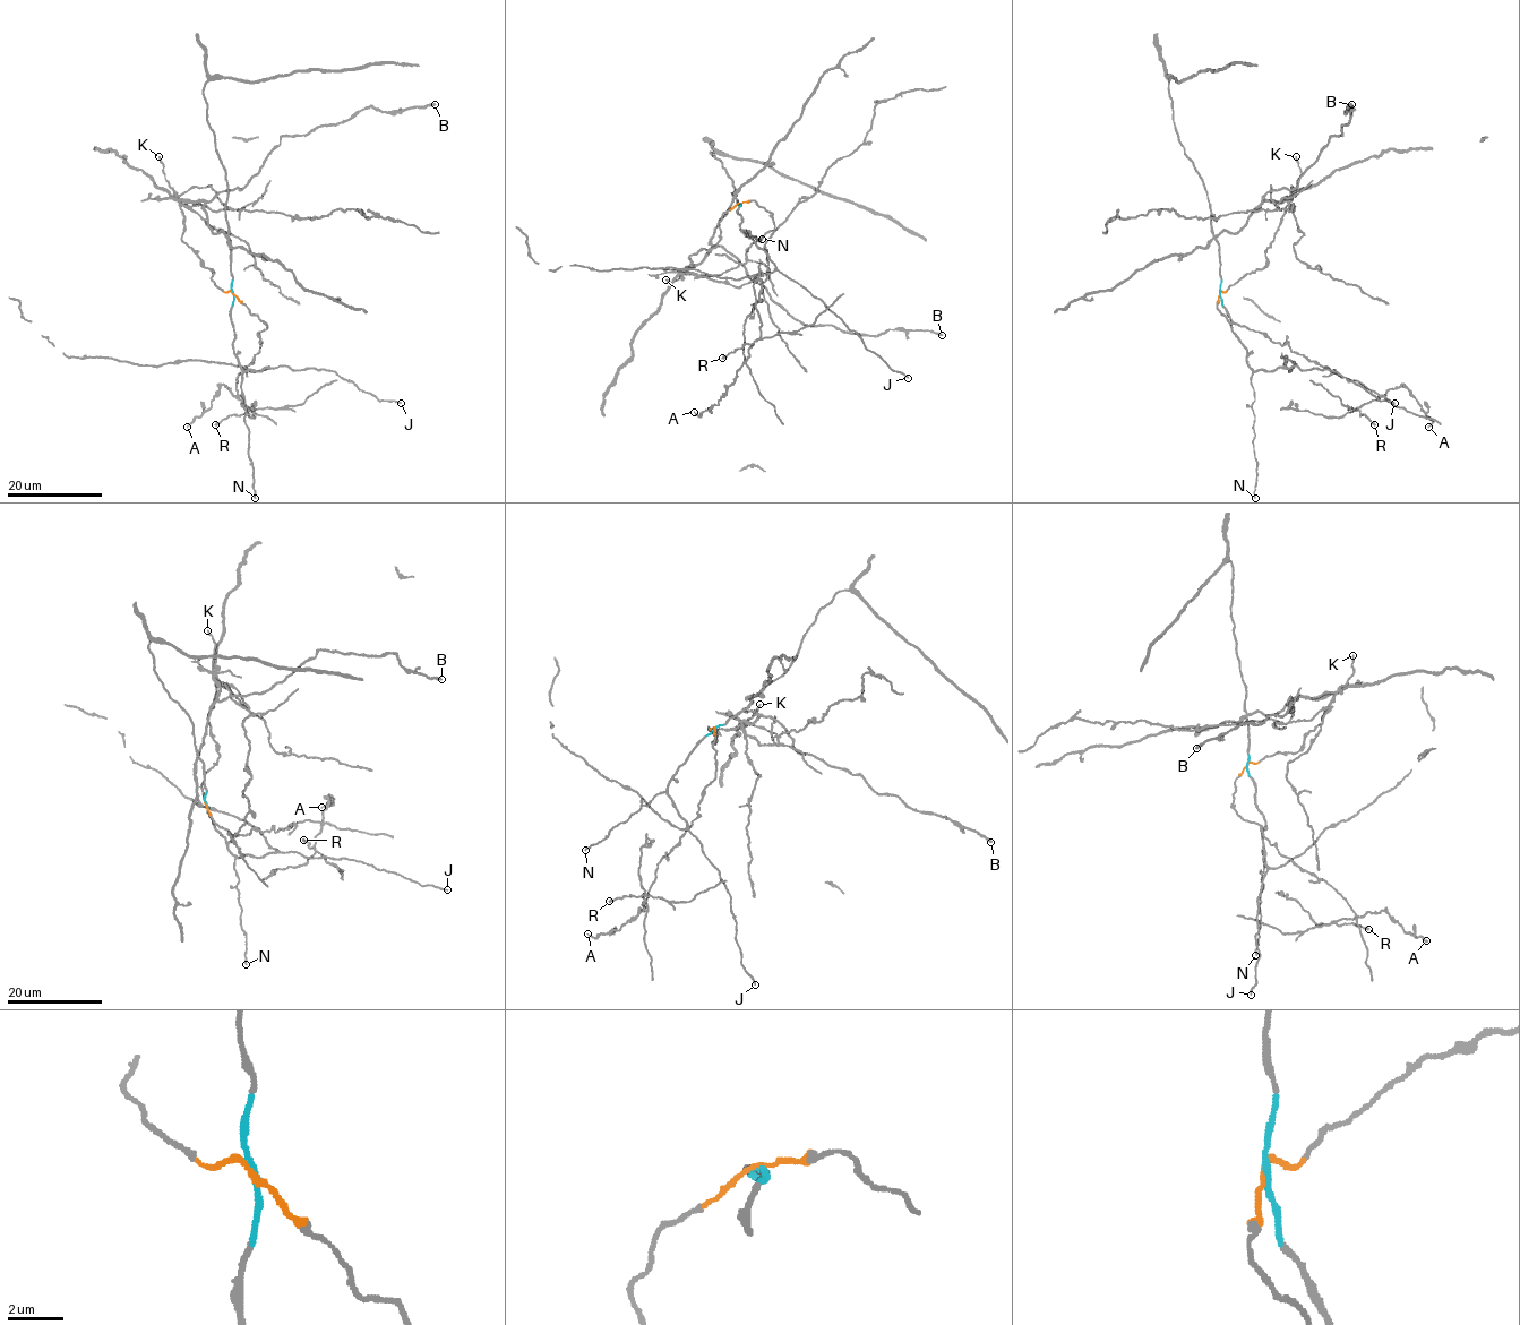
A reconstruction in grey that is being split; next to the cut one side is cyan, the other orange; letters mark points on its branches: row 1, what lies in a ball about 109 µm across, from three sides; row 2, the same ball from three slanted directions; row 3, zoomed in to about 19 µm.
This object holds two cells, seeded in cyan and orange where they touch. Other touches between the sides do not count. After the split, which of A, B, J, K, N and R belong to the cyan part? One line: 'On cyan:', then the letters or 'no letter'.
On cyan: J, N

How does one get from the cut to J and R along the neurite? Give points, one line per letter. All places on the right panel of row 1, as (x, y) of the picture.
J: (1219, 292), (1233, 333), (1254, 370), (1297, 366), (1331, 369), (1380, 401), (1394, 403)
R: (1219, 292), (1217, 309), (1230, 323), (1263, 333), (1379, 396), (1358, 410), (1374, 424)

